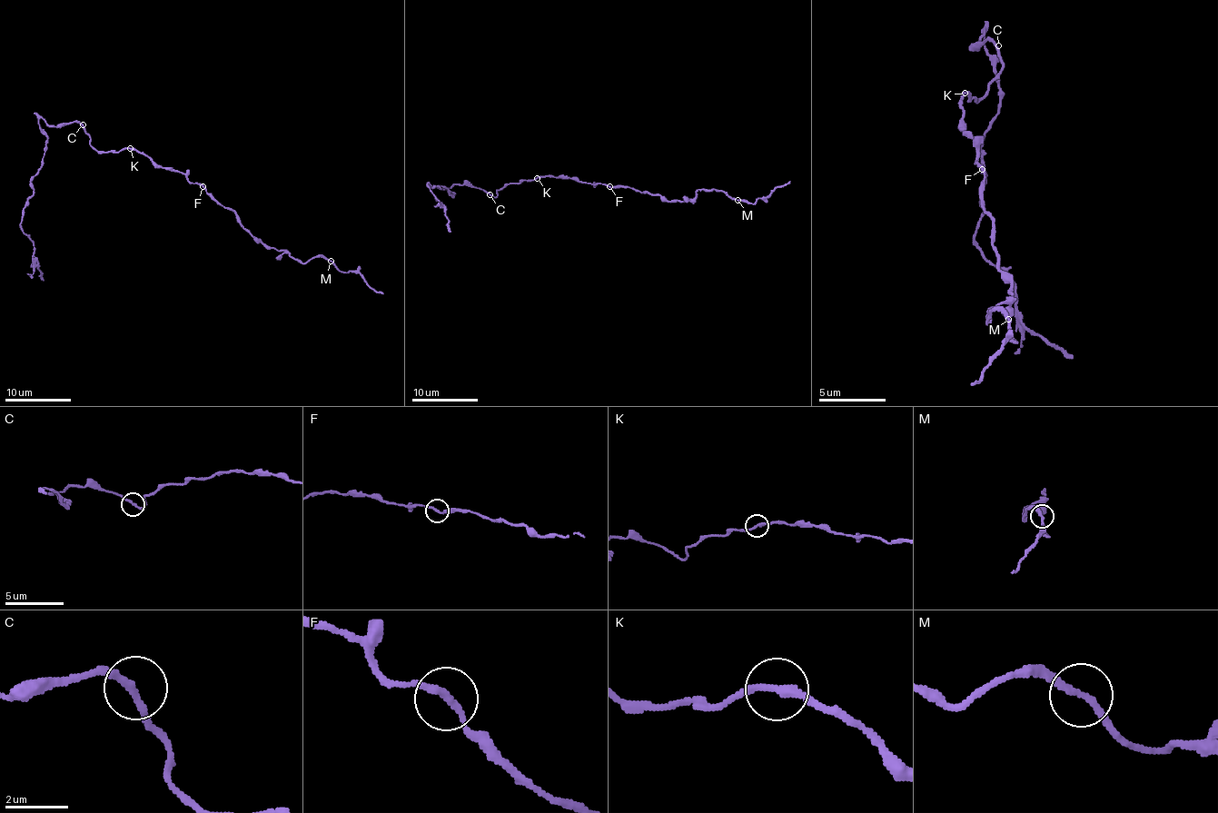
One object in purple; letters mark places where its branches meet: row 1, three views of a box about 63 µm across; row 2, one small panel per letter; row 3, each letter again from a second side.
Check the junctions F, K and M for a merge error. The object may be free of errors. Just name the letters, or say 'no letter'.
K

